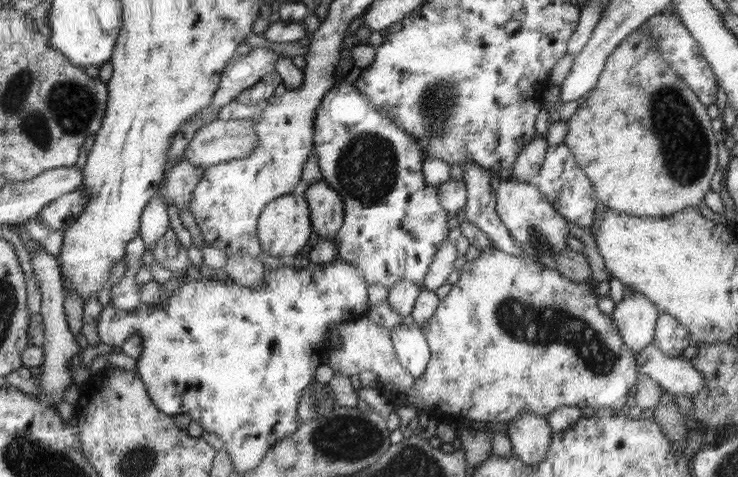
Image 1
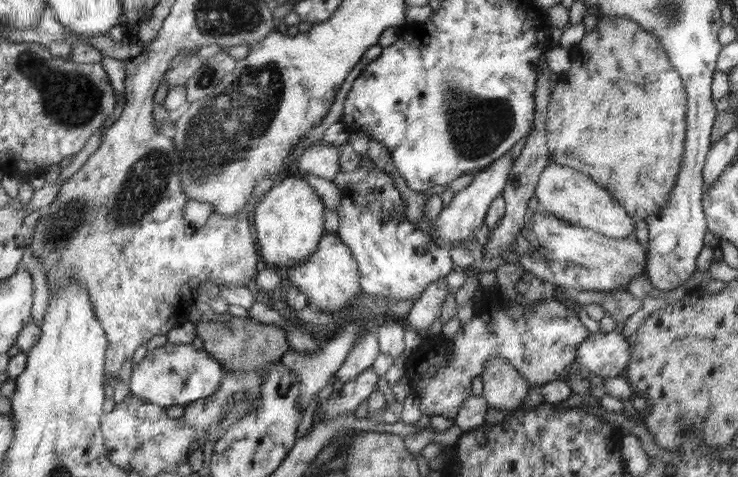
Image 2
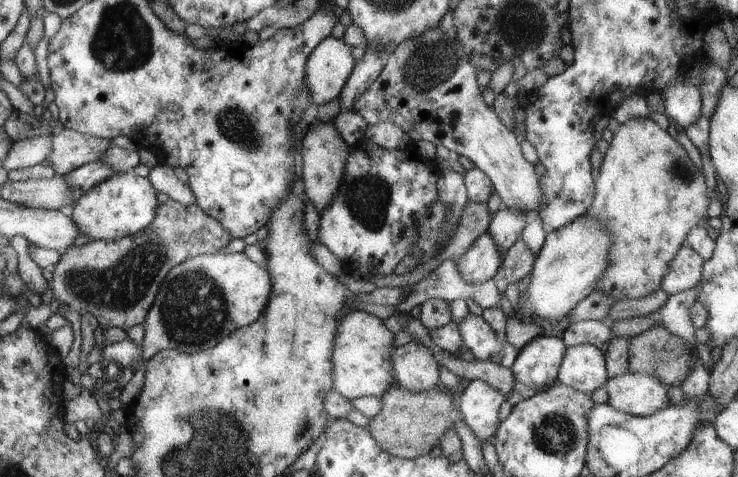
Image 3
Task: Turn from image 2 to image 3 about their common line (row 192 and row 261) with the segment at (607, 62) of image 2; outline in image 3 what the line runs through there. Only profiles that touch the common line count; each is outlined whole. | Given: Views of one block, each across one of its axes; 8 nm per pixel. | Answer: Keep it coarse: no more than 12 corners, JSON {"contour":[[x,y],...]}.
{"contour":[[649,117],[613,134],[588,213],[611,233],[596,289],[661,289],[706,220],[705,176]]}

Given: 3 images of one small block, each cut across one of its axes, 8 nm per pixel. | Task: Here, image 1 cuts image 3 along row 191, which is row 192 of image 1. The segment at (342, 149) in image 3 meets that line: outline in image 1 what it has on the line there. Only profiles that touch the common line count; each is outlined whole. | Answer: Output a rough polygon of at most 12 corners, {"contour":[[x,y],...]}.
{"contour":[[324,180],[303,187],[321,240],[343,226],[340,194]]}

